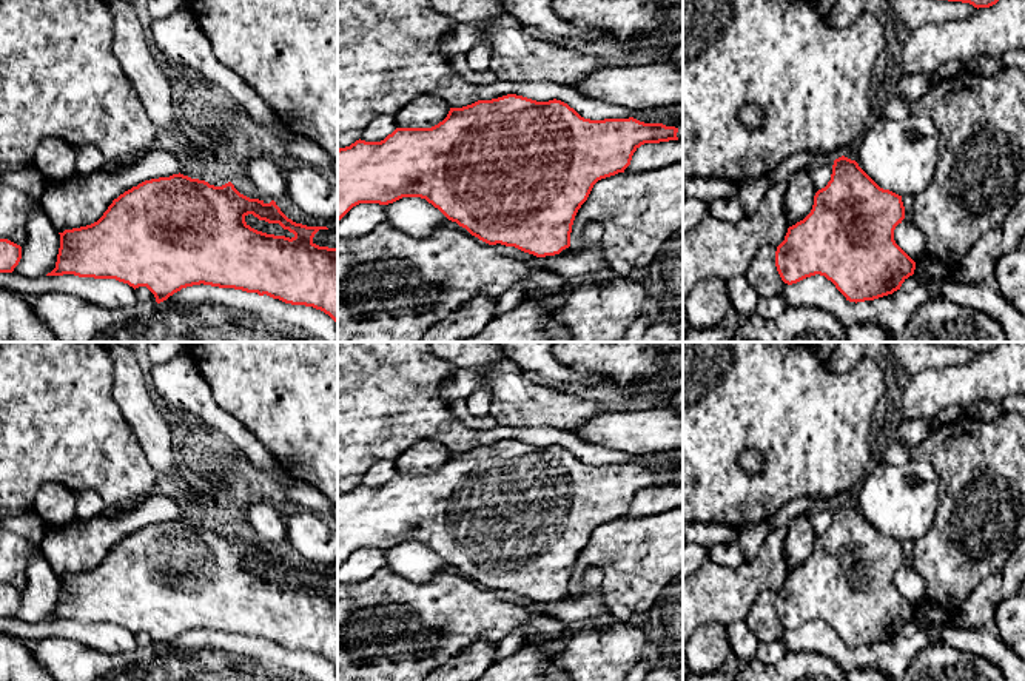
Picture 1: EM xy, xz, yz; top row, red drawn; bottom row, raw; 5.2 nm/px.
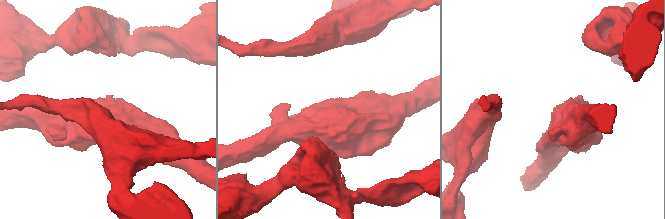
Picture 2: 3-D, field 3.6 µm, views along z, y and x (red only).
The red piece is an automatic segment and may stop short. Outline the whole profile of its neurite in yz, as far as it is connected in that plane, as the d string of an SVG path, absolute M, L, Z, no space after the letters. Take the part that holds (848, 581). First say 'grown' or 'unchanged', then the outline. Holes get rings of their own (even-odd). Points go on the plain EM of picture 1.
unchanged; M842 501L834 505L828 530L815 538L811 558L789 572L785 585L777 592L777 616L788 630L815 619L825 621L846 646L855 649L892 639L916 615L916 607L894 585L894 575L903 564L902 541L880 533L855 505Z

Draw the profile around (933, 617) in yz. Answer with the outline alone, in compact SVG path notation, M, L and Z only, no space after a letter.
M925 601L920 607L923 619L920 627L942 627L953 622L953 615Z

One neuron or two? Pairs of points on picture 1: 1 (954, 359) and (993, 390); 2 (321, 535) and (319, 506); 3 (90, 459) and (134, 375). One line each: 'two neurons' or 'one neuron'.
1: two neurons
2: two neurons
3: two neurons

